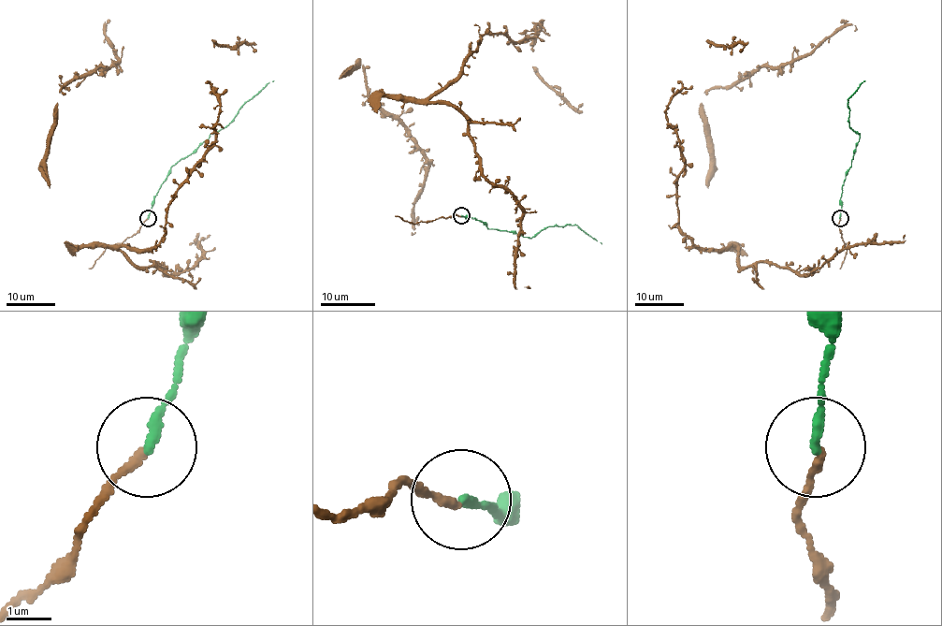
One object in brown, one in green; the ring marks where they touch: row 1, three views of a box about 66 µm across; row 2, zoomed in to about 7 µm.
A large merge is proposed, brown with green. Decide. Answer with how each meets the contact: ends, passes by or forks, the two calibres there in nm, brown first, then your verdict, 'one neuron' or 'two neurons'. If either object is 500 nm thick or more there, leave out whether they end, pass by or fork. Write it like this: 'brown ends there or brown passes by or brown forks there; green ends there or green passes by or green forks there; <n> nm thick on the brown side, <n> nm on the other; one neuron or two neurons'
brown ends there; green ends there; 170 nm thick on the brown side, 240 nm on the other; one neuron

